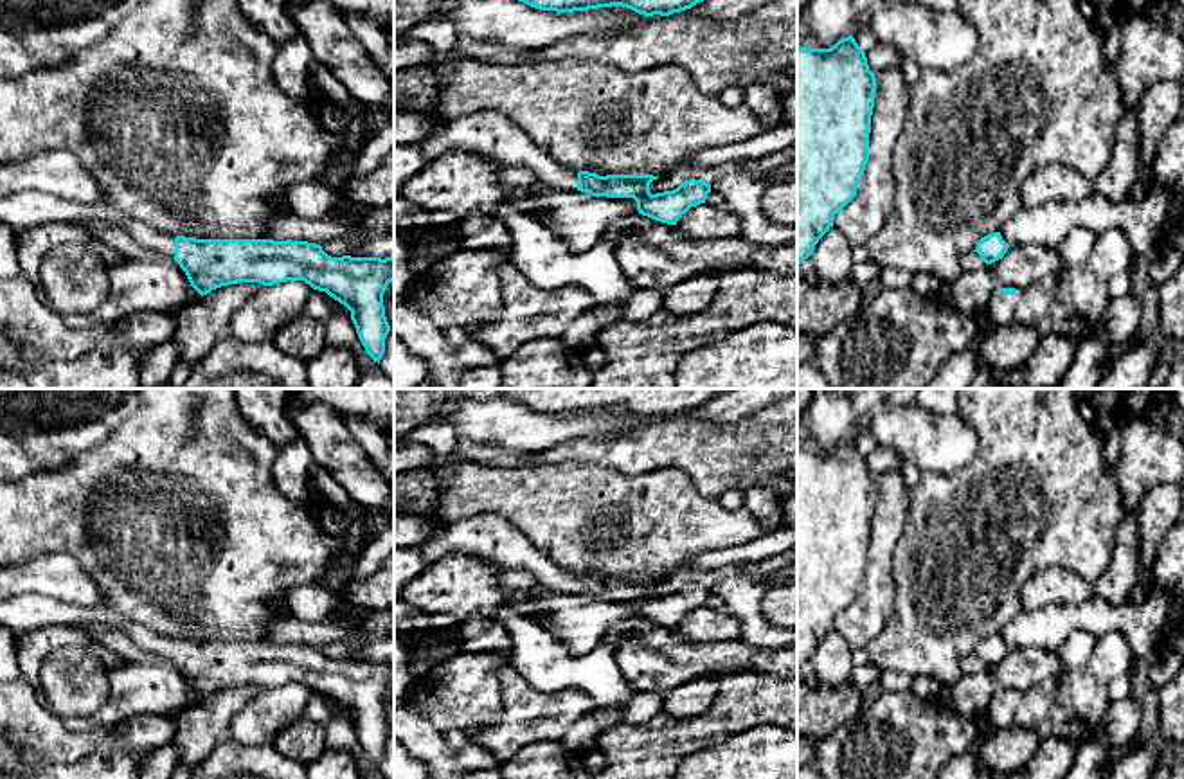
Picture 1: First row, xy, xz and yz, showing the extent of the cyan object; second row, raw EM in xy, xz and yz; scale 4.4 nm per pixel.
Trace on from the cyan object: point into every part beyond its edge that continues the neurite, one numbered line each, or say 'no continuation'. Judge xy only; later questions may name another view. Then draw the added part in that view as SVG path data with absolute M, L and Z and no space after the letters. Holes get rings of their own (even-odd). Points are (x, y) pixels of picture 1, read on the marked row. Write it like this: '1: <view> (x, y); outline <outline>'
1: xy (144, 234); outline M131 219L121 223L119 227L144 248L175 257L175 236L158 232L142 221Z

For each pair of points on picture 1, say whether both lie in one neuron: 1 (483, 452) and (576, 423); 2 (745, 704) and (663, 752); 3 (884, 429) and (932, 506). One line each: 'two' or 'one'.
1: two
2: one
3: two

